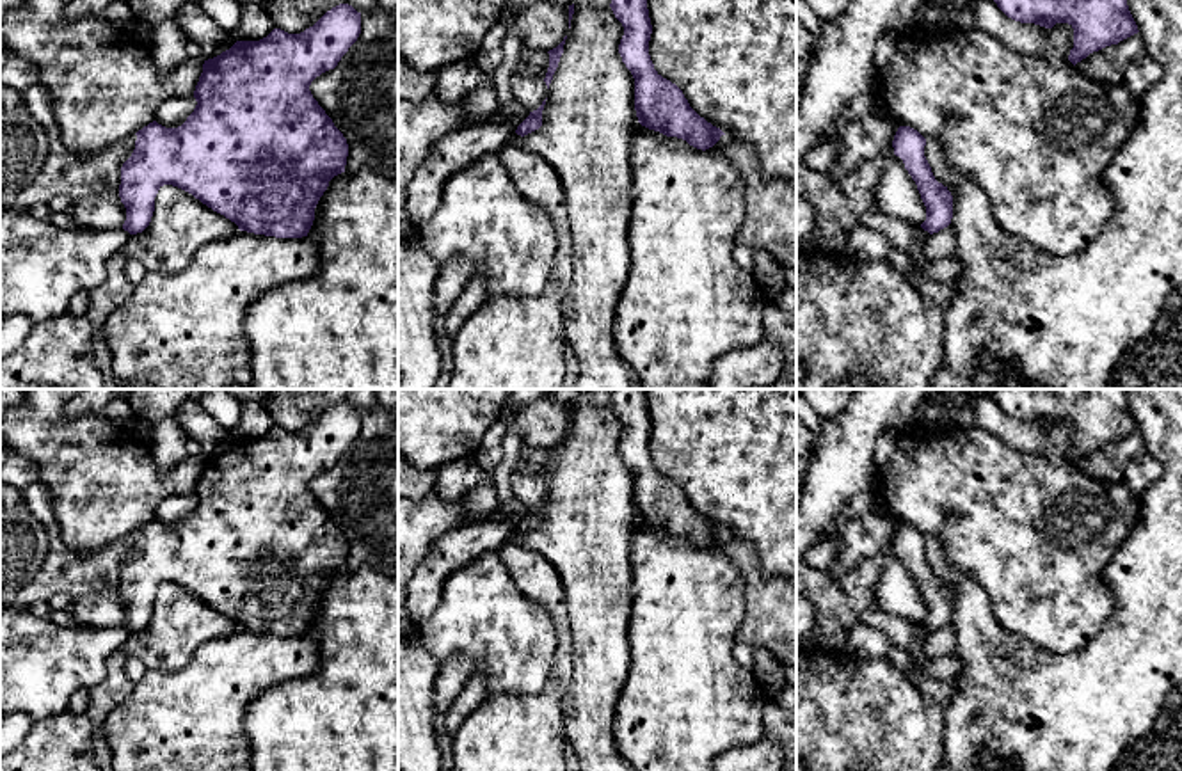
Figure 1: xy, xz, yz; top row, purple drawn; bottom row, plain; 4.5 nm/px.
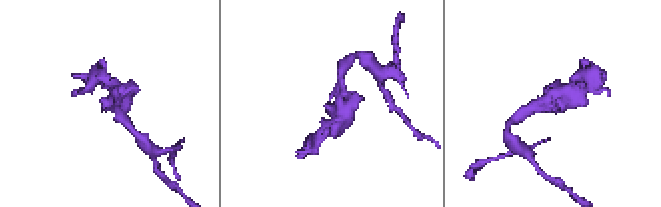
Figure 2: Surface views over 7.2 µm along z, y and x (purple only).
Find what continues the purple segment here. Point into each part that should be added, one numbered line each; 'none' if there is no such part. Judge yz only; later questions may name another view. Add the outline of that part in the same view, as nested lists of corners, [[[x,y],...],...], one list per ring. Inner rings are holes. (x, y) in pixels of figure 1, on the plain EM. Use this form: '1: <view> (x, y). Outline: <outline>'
none

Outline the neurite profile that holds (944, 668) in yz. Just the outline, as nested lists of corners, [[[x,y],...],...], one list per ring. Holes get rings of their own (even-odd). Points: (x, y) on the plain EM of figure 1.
[[[940,657],[940,659],[928,659],[922,664],[924,675],[931,677],[933,680],[951,680],[956,679],[963,670],[963,663],[958,657]]]

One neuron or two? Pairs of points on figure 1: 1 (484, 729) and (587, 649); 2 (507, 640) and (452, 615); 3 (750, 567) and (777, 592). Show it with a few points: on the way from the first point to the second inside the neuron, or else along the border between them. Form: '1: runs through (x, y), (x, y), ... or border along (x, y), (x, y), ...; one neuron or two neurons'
1: border along (567, 619), (571, 633), (571, 681), (562, 700); two neurons
2: runs through (493, 626), (484, 617), (466, 617); one neuron
3: runs through (754, 574), (770, 590); one neuron

